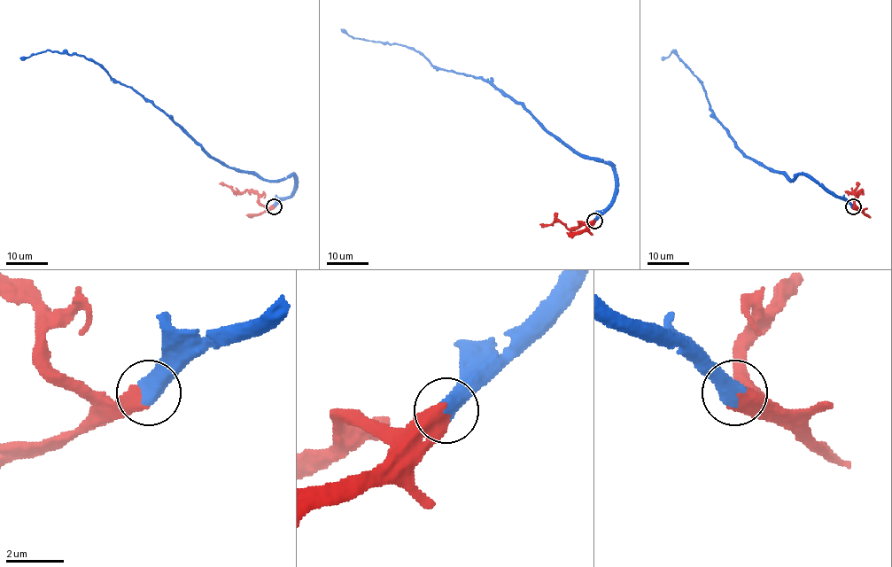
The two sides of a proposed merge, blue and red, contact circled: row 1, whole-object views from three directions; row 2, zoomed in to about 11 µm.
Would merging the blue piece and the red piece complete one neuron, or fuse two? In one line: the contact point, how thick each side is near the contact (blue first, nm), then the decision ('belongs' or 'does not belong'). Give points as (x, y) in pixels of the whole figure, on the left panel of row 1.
(274, 206) | 650/600 nm | belongs

